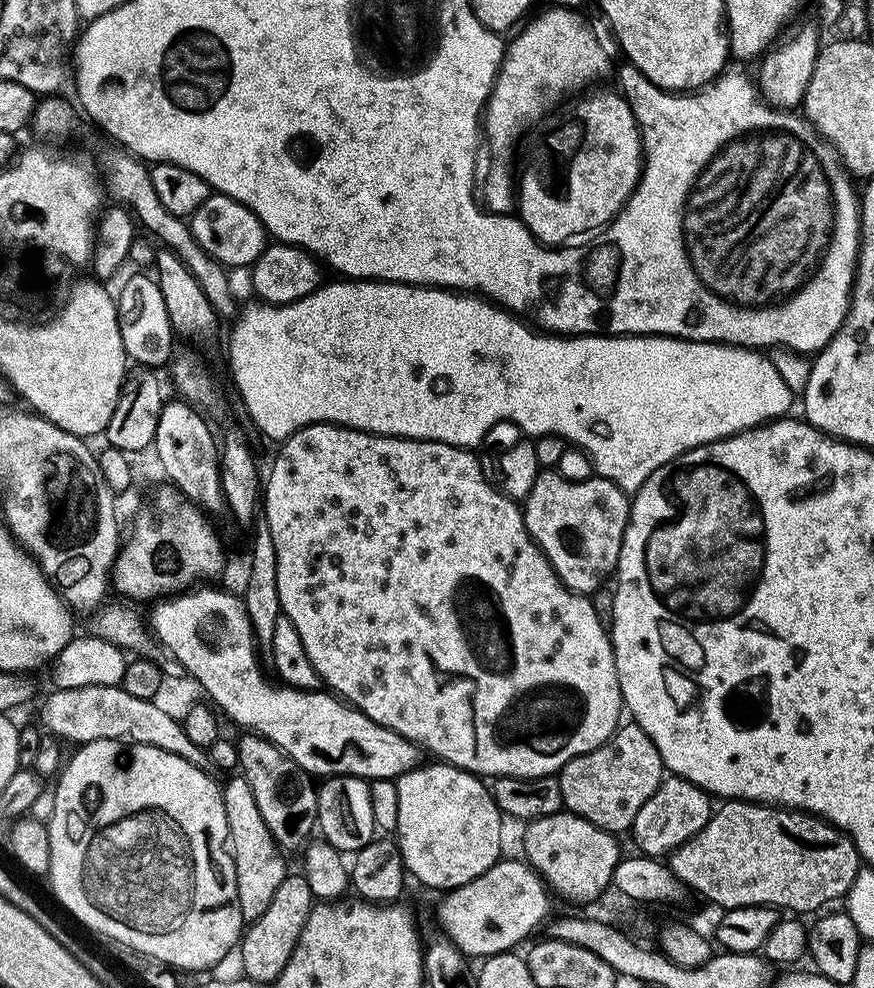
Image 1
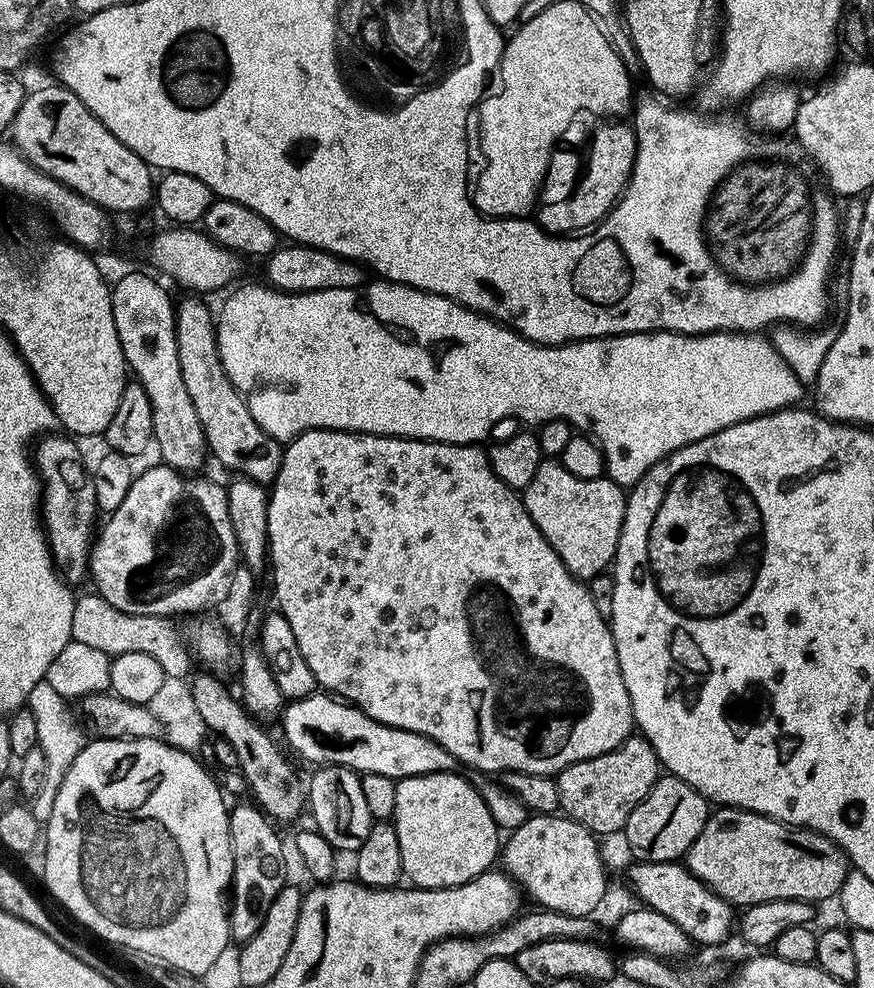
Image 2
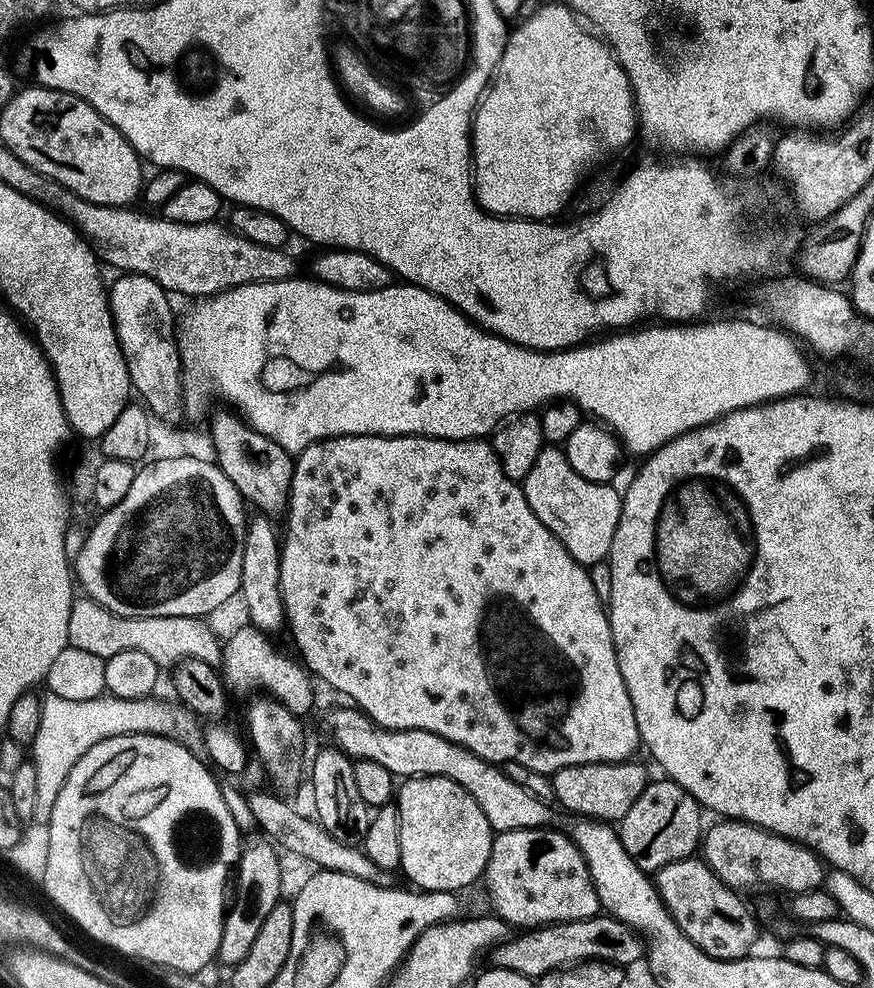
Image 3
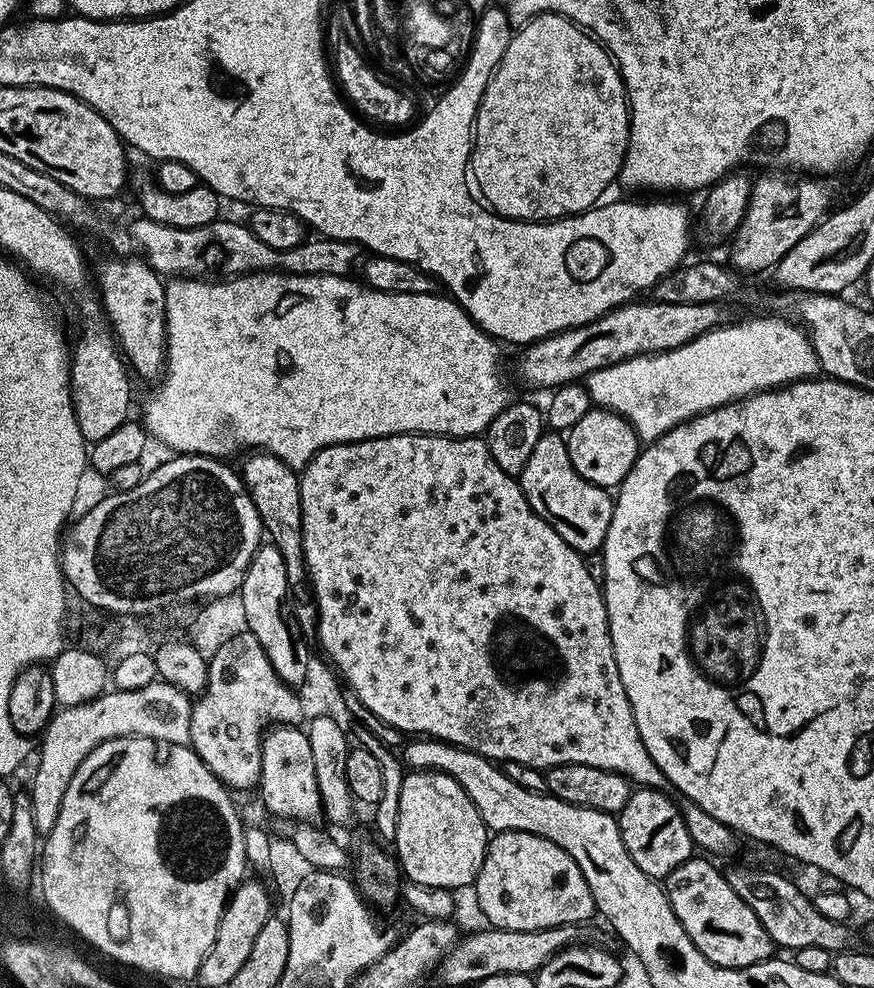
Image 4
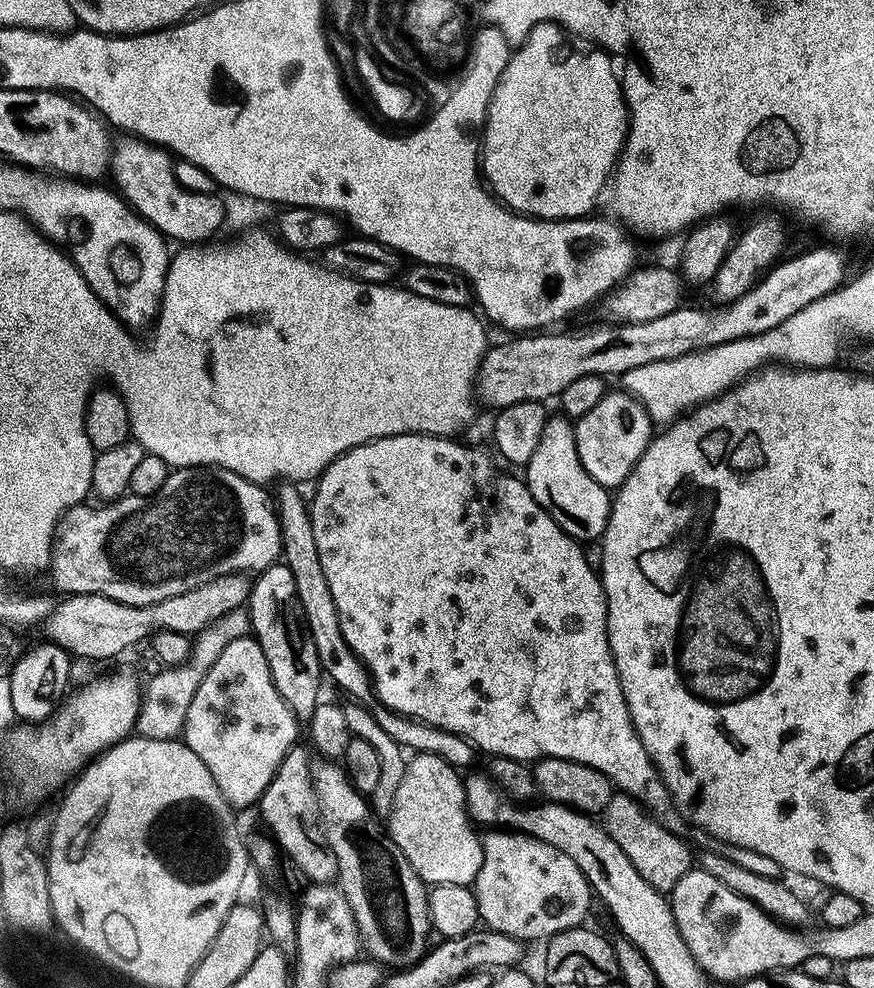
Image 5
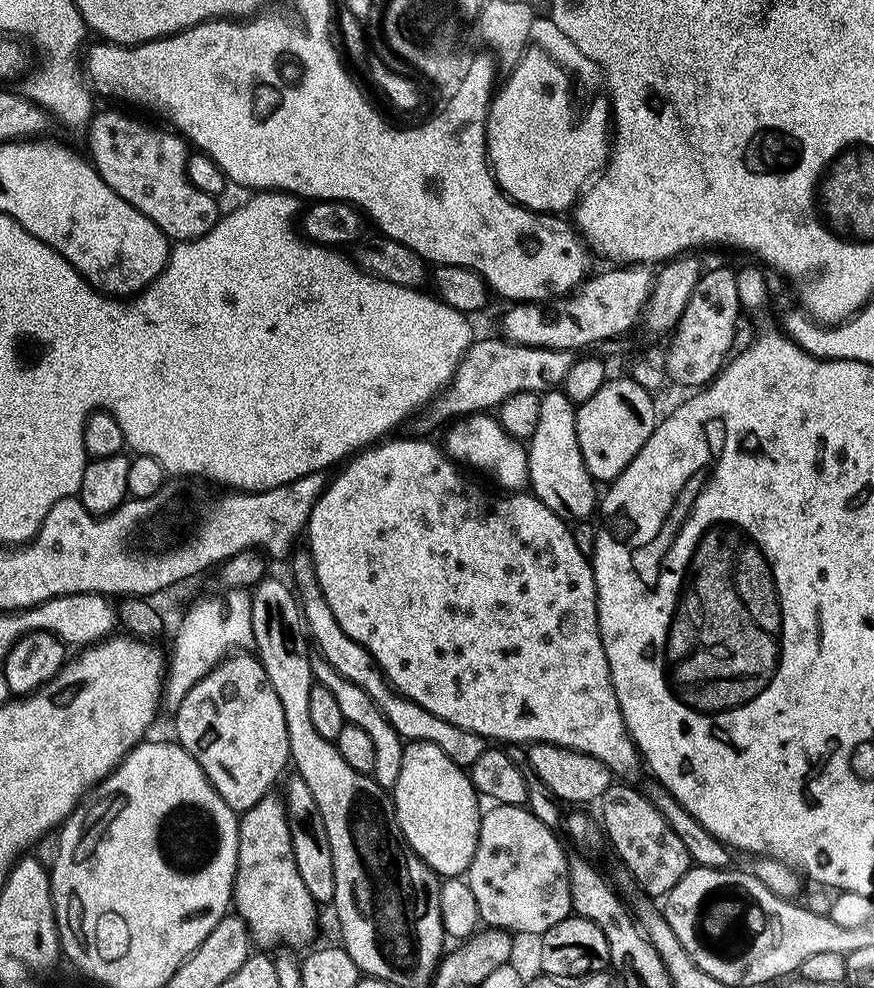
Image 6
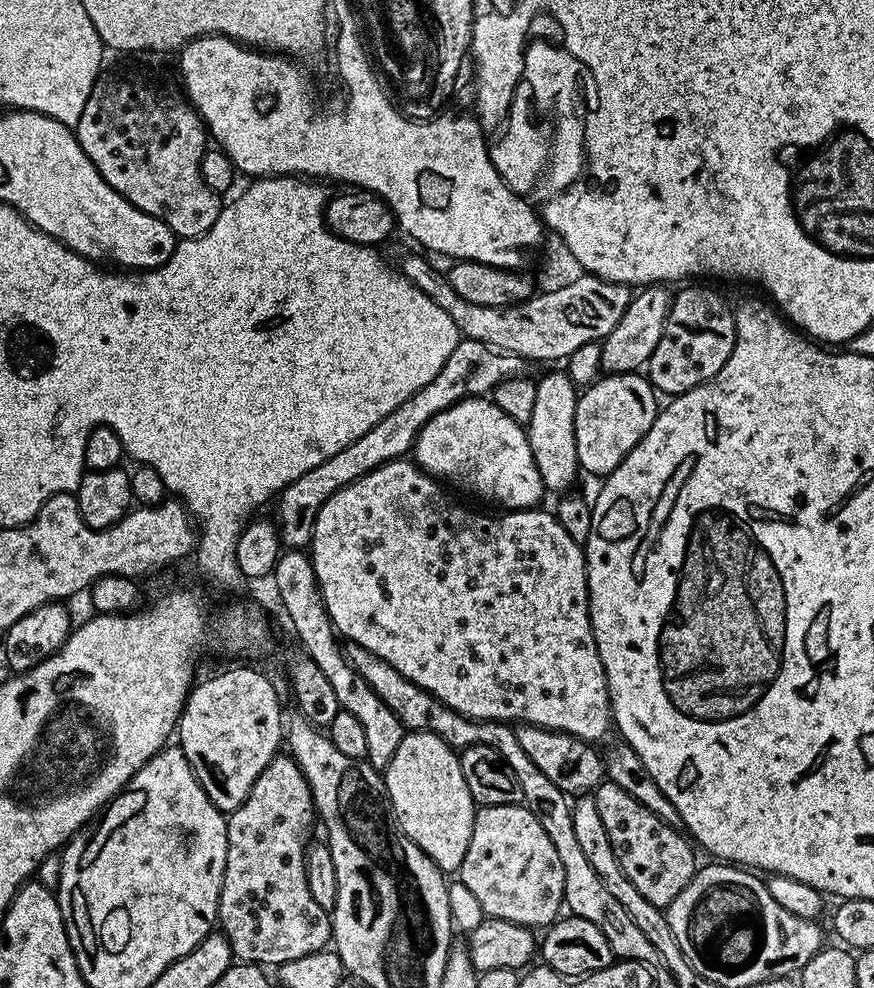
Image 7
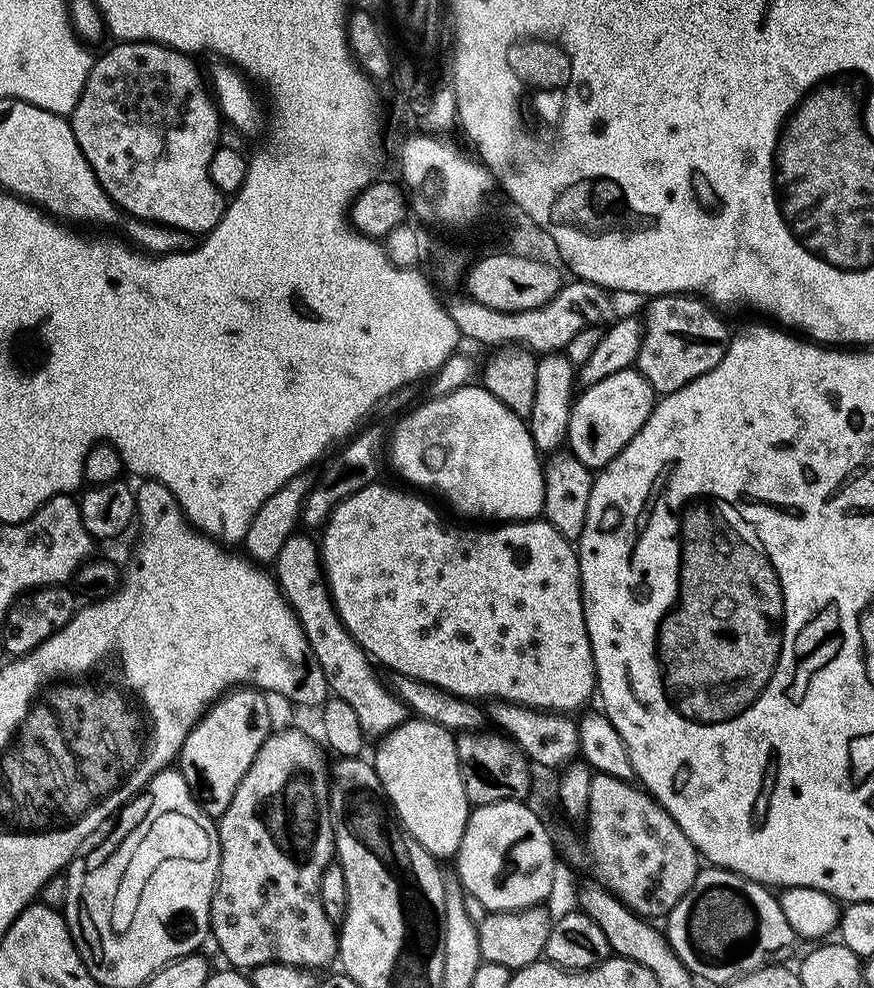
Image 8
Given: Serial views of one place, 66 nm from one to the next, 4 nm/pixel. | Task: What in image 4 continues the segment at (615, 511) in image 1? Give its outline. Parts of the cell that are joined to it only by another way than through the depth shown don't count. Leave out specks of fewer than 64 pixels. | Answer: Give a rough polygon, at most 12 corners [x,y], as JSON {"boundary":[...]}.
{"boundary":[[563,435],[538,438],[518,483],[581,554],[610,530],[609,489],[574,470]]}

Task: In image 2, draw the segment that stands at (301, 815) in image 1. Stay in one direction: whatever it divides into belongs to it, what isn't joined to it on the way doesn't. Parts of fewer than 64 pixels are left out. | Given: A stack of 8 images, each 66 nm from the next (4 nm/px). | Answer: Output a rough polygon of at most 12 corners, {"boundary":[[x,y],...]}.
{"boundary":[[215,673],[191,681],[209,733],[232,748],[273,821],[296,820],[306,784]]}

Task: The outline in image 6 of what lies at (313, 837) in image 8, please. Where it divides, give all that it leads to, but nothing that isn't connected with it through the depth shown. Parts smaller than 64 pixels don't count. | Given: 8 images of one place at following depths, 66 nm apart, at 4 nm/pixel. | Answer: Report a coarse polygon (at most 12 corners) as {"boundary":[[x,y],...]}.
{"boundary":[[283,803],[239,817],[235,915],[253,945],[296,948],[318,905]]}

